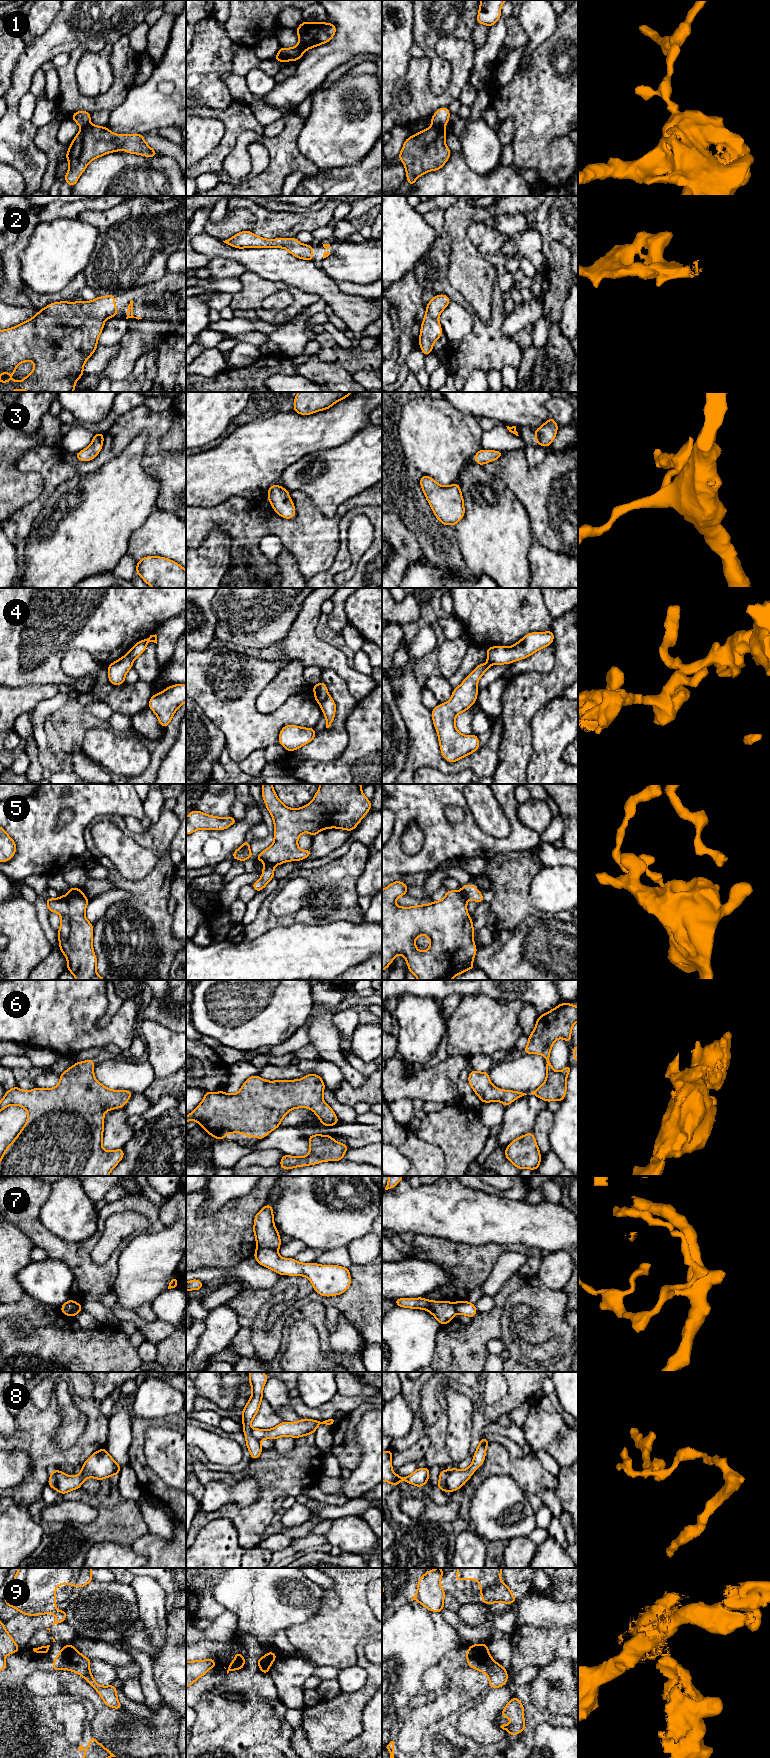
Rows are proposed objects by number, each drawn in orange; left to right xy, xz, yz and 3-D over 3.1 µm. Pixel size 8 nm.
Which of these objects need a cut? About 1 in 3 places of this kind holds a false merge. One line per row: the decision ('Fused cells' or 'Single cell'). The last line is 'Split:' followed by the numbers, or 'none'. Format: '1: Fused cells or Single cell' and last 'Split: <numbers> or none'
1: Fused cells
2: Single cell
3: Single cell
4: Fused cells
5: Fused cells
6: Single cell
7: Fused cells
8: Fused cells
9: Fused cells
Split: 1, 4, 5, 7, 8, 9

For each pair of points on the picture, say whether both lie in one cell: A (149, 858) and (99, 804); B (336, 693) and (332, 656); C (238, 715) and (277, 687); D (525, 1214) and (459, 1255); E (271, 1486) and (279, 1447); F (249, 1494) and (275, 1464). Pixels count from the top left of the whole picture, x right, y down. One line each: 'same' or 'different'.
A: different
B: different
C: different
D: different
E: different
F: different

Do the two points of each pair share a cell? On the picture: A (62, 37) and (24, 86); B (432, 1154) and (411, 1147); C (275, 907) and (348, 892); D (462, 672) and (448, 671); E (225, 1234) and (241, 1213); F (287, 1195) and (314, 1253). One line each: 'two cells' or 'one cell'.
A: one cell
B: one cell
C: two cells
D: two cells
E: one cell
F: two cells

